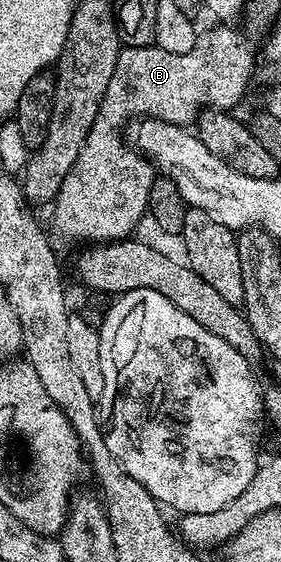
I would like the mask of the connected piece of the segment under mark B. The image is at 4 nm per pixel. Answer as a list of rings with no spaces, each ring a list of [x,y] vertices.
[[[216,24],[213,30],[203,31],[194,48],[181,54],[166,52],[155,44],[124,46],[78,160],[66,172],[56,201],[51,203],[53,228],[72,242],[84,242],[80,244],[127,239],[148,214],[152,178],[148,159],[133,149],[122,133],[126,124],[141,118],[160,118],[184,128],[207,109],[231,111],[248,90],[255,62],[251,44],[232,24]]]

